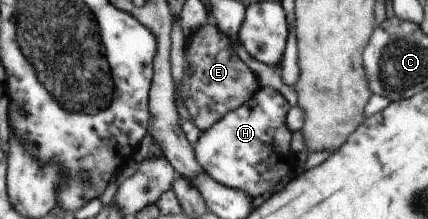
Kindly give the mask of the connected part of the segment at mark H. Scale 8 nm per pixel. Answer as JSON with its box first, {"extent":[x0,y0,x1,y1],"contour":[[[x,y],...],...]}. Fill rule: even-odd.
{"extent":[192,86,292,199],"contour":[[[259,86],[251,98],[200,133],[192,148],[194,159],[216,183],[240,190],[251,199],[268,196],[281,182],[281,178],[275,178],[275,160],[269,160],[269,152],[281,158],[289,154],[292,132],[285,126],[285,112],[289,108],[279,92]]]}

